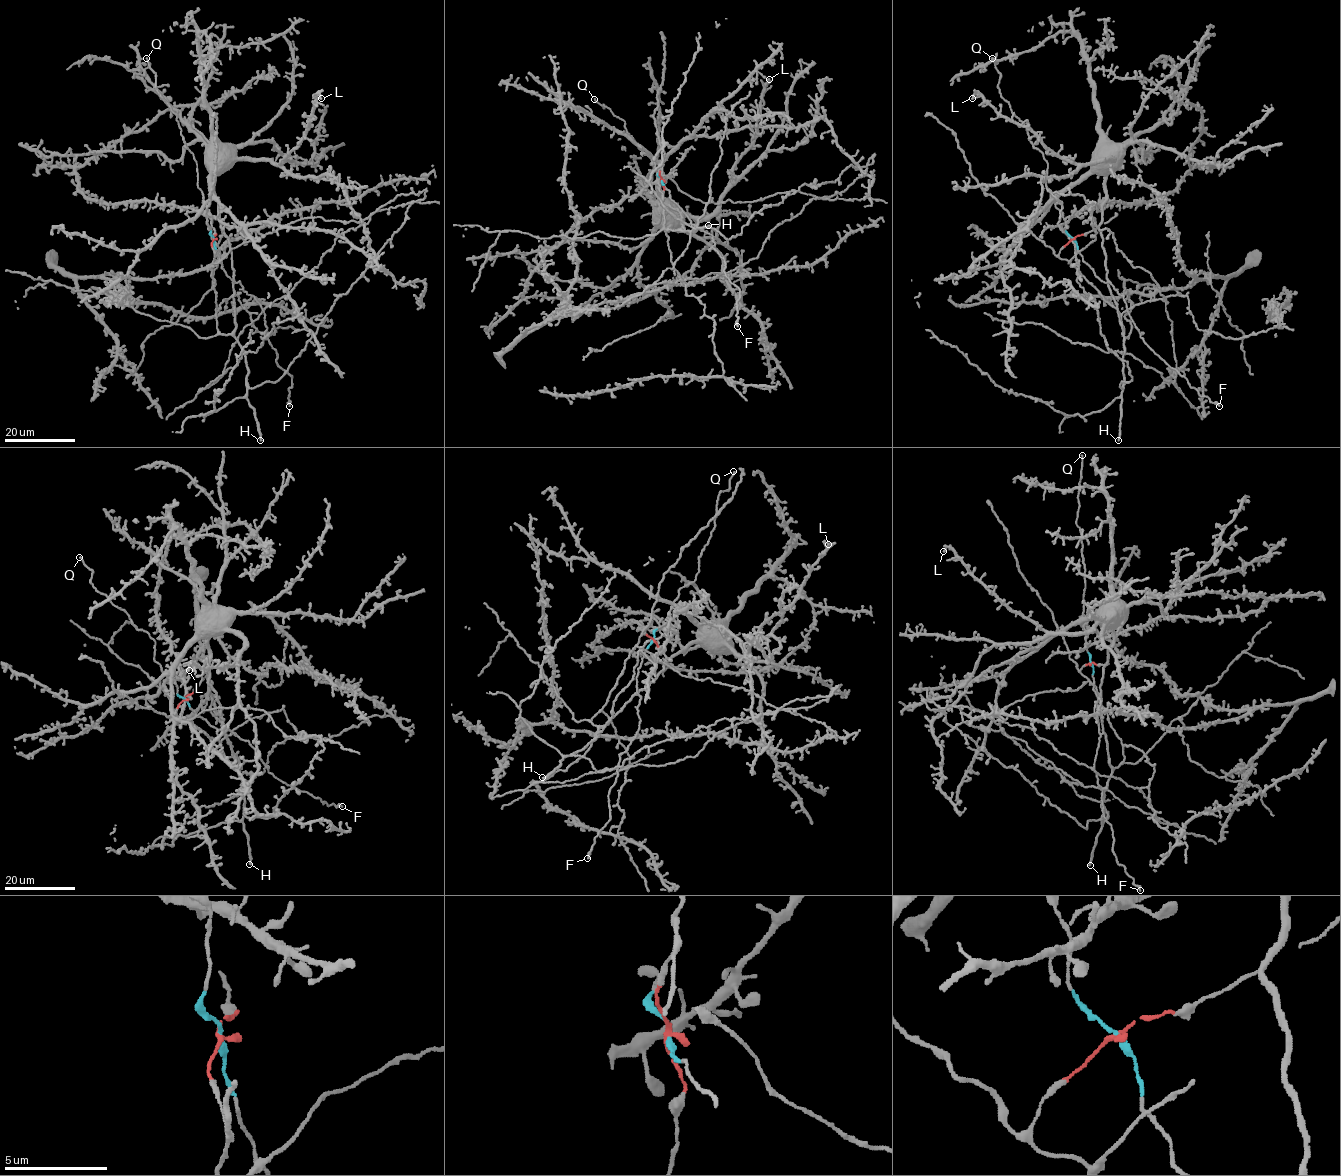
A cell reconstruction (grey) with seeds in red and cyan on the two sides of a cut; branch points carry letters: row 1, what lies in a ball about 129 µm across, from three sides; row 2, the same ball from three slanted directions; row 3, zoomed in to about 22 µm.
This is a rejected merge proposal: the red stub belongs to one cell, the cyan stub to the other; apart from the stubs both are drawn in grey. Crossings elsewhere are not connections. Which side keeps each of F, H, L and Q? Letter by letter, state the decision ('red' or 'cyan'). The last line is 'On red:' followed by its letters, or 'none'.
F: cyan
H: red
L: red
Q: cyan
On red: H, L

